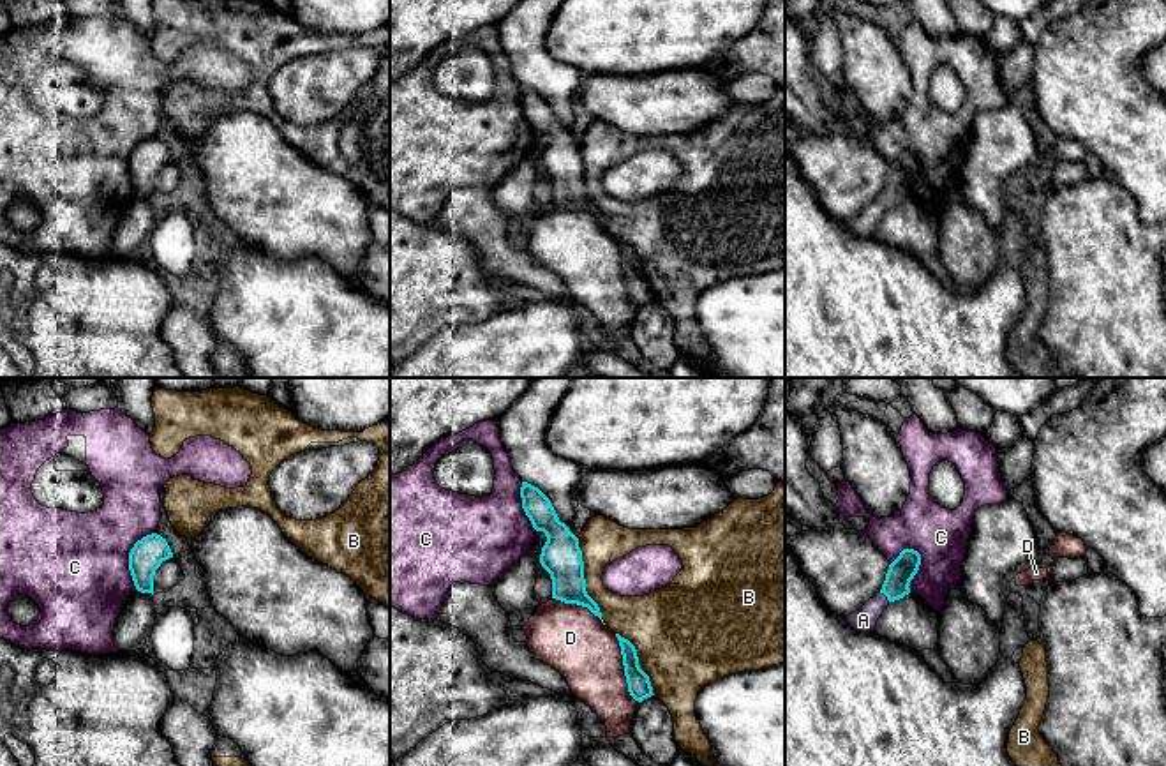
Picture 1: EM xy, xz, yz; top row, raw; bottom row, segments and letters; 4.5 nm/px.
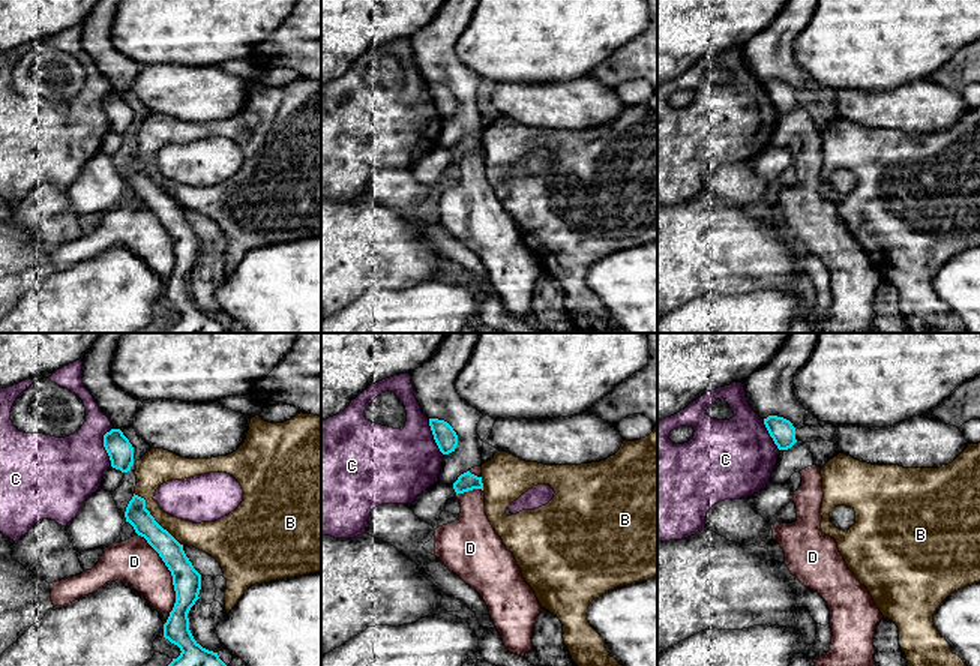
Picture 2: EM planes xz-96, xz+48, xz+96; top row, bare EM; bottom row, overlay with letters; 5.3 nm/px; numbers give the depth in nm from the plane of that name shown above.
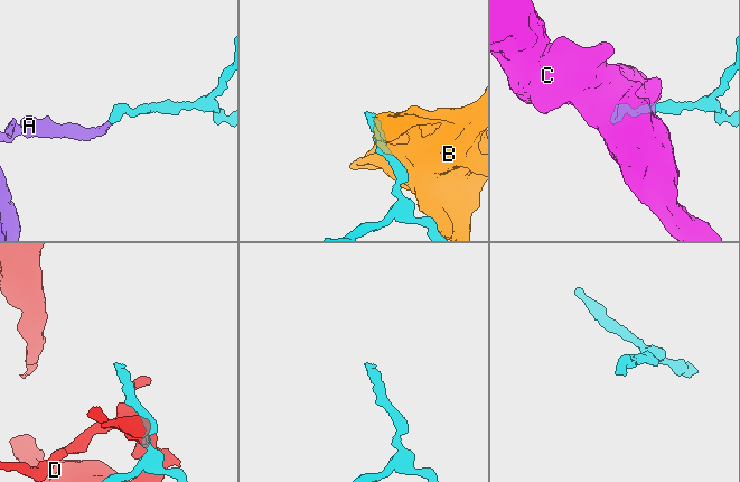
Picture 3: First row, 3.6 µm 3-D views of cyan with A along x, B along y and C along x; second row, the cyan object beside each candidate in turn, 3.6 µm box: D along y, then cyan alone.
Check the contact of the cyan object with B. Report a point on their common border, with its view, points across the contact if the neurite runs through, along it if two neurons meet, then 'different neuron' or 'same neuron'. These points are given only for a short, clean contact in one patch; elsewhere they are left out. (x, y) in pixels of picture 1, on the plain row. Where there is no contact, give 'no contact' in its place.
contact xz (584, 186); different neuron

